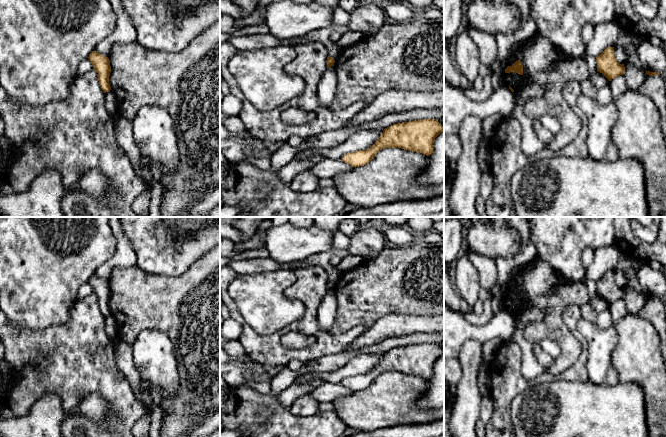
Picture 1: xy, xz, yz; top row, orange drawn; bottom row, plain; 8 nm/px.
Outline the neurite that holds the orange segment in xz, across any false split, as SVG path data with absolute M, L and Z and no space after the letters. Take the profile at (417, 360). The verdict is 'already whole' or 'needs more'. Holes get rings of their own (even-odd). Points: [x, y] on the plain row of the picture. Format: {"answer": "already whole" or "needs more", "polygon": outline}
{"answer": "already whole", "polygon": "M436 343L393 348L383 354L369 373L345 378L342 385L352 391L364 390L384 372L401 372L430 380L433 377L434 364L443 354L441 347Z"}

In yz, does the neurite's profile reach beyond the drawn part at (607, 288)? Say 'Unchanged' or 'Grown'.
Unchanged

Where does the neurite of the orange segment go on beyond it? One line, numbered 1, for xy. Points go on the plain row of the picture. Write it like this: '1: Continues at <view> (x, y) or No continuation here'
1: No continuation here

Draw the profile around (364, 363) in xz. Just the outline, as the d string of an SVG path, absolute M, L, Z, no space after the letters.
M367 353L350 360L343 367L332 372L311 372L302 374L295 384L311 384L316 381L322 383L342 384L345 378L369 373L381 360L384 353Z

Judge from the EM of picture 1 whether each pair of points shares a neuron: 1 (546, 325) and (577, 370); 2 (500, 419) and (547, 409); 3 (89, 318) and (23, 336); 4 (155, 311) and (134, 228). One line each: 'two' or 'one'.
1: two
2: two
3: one
4: two

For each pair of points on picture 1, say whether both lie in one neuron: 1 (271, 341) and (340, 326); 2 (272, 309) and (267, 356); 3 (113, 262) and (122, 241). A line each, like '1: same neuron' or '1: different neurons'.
1: different neurons
2: different neurons
3: same neuron

